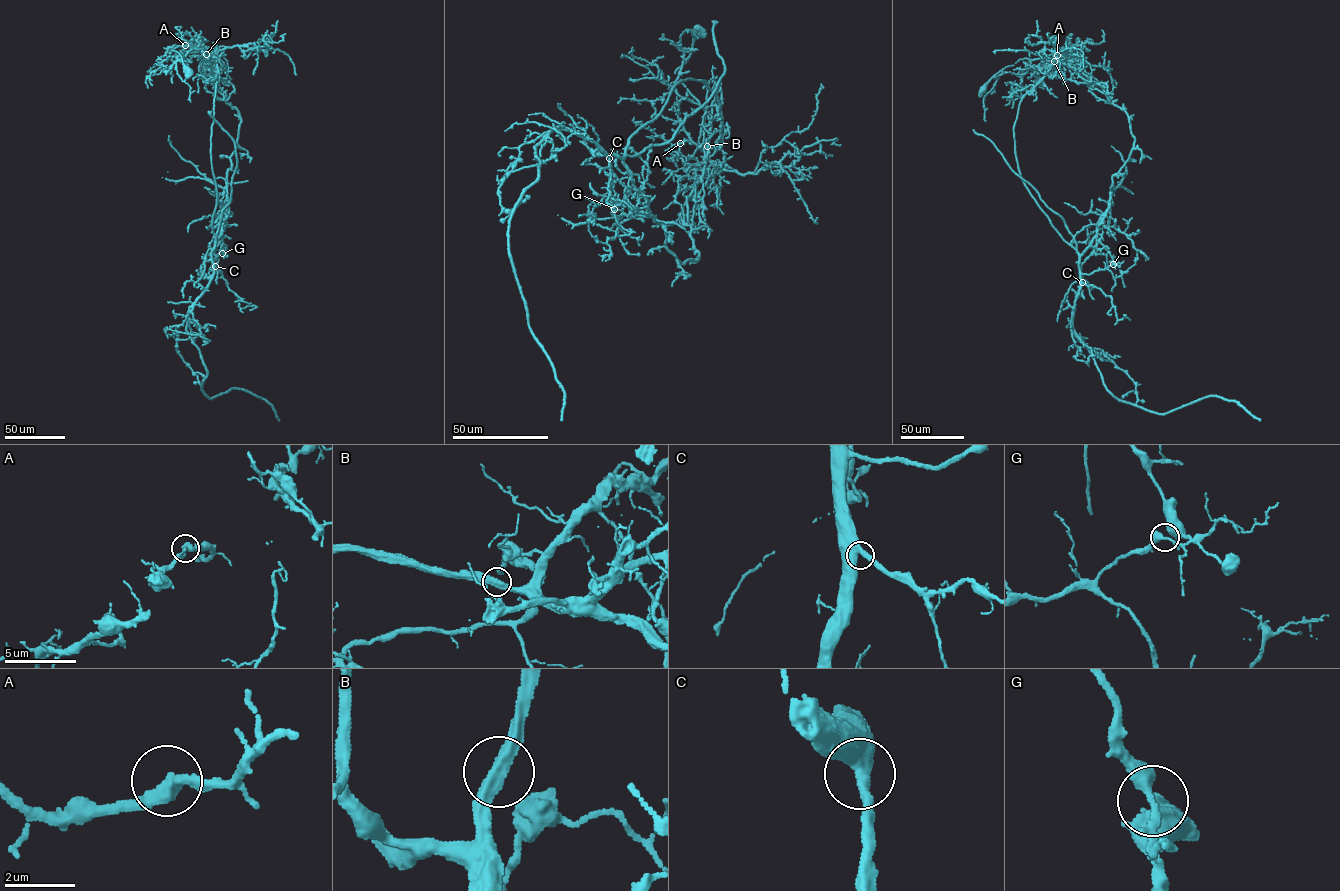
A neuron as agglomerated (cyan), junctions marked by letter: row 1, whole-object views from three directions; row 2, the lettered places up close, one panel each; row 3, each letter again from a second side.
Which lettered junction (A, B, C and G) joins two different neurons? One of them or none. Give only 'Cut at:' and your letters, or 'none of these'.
Cut at: G

